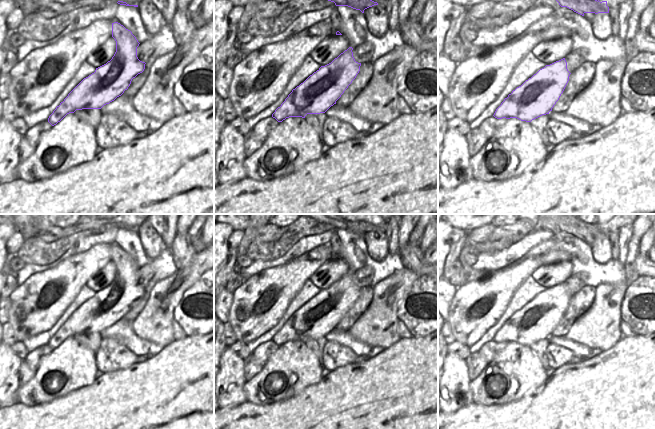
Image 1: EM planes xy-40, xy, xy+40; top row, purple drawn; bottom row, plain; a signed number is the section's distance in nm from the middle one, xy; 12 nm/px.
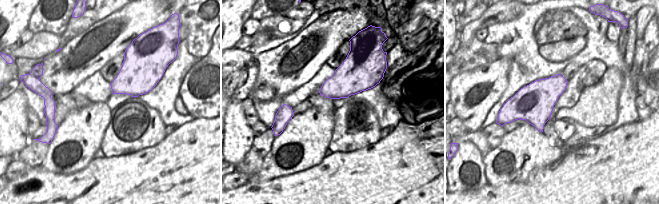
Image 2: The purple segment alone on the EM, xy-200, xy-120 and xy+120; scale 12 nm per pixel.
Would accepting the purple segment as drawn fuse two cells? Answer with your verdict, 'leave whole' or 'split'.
leave whole

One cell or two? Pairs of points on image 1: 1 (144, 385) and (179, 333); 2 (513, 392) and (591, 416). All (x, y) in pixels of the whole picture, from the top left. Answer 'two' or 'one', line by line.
1: two
2: two

